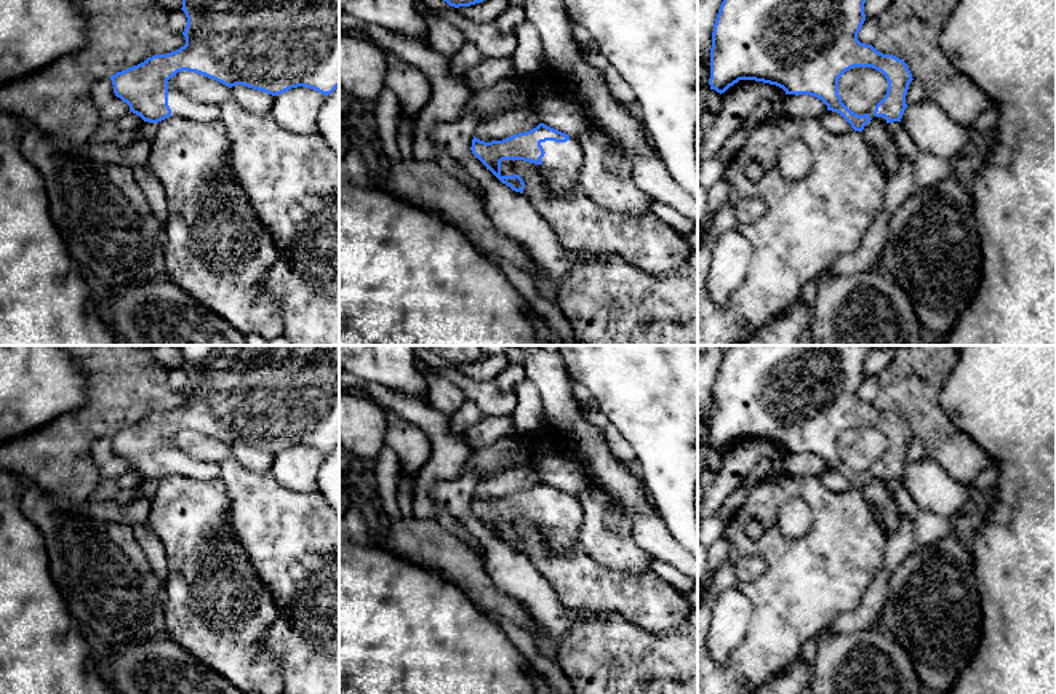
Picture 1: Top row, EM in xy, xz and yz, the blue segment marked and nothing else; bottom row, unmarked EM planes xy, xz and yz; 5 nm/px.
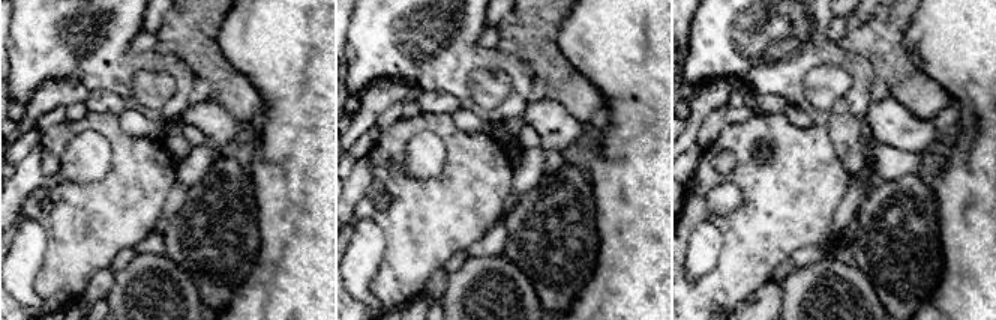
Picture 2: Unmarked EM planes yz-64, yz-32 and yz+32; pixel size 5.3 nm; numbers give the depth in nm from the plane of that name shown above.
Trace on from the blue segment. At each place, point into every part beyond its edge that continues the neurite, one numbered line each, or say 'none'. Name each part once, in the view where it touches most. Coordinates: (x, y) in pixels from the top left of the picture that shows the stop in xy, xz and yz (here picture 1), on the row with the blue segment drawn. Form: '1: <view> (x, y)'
1: xz (560, 165)

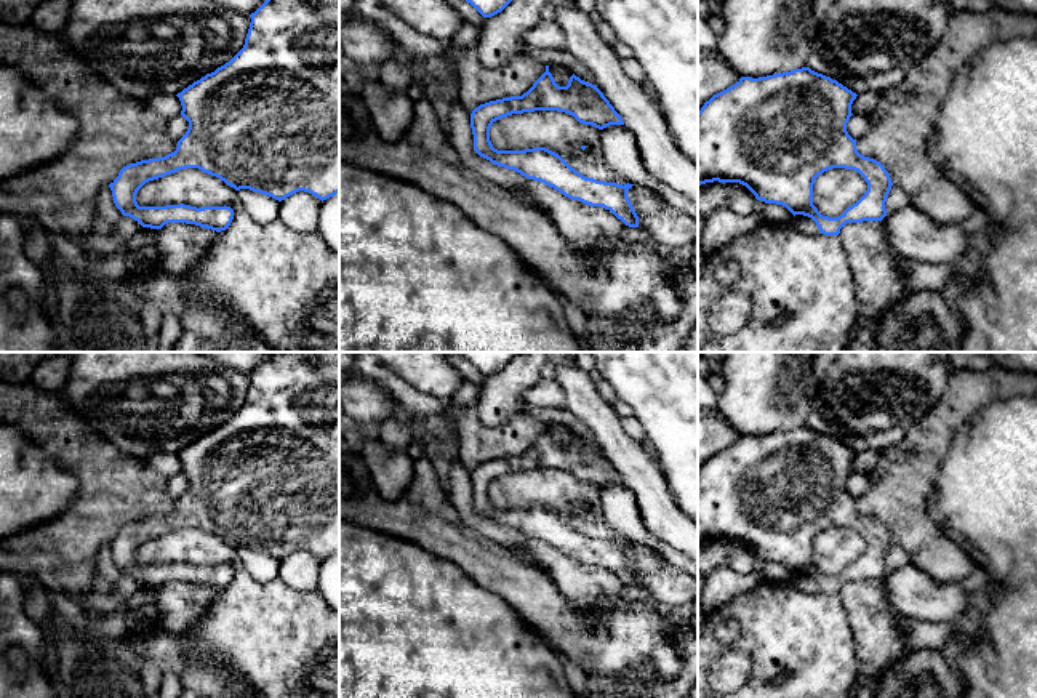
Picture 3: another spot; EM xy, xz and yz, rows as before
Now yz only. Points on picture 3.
none

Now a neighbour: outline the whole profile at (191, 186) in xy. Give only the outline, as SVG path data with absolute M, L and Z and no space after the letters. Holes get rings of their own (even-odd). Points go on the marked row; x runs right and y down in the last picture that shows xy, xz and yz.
M198 168L179 170L146 183L138 191L136 202L139 207L184 203L203 208L226 205L234 210L234 219L226 231L216 234L203 256L186 274L173 275L155 264L117 282L115 296L133 315L141 319L142 307L150 303L162 315L173 314L182 322L192 304L221 306L240 314L275 352L339 352L339 258L318 232L296 232L280 219L270 224L258 224L242 207L234 187Z

